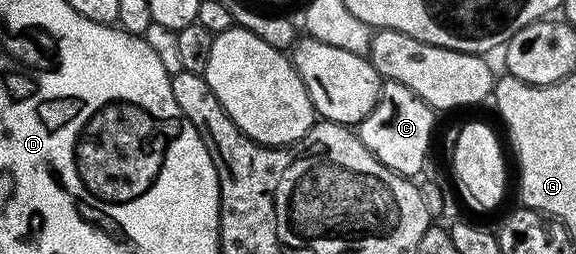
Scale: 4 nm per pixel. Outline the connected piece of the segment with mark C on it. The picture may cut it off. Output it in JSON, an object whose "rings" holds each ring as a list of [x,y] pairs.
{"rings":[[[390,79],[380,84],[378,101],[362,124],[362,138],[366,149],[370,149],[382,165],[399,175],[416,177],[421,174],[419,171],[428,159],[428,146],[432,143],[432,126],[436,118],[437,112],[422,101],[422,97],[406,89],[406,85]]]}

